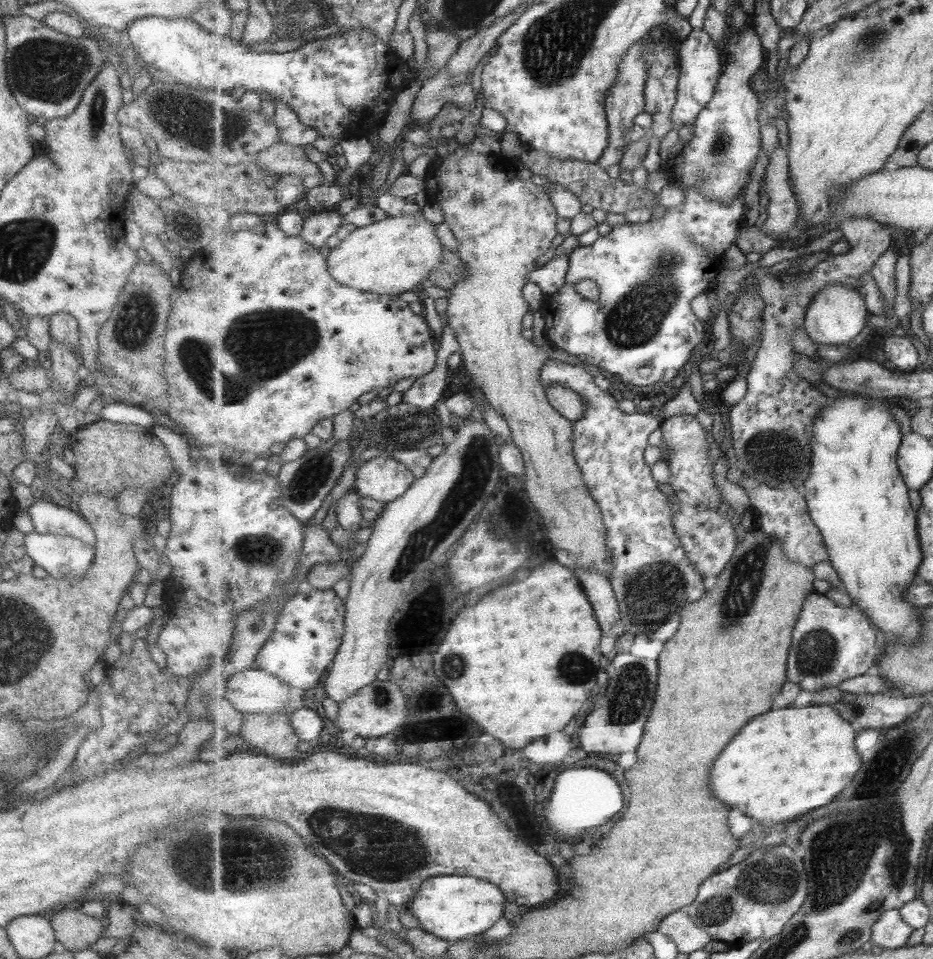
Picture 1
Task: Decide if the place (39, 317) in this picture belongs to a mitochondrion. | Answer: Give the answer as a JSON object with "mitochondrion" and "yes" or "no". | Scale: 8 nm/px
{"mitochondrion":"no"}

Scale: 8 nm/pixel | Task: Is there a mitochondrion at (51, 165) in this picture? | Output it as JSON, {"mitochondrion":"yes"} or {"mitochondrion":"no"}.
{"mitochondrion":"no"}

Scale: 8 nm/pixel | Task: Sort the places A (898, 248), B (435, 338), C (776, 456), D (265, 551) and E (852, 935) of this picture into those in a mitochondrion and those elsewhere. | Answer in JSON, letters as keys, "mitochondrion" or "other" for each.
{"A":"other","B":"other","C":"mitochondrion","D":"mitochondrion","E":"mitochondrion"}

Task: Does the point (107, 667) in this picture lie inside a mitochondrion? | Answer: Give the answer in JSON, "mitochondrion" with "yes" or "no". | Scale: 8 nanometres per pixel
{"mitochondrion":"no"}

